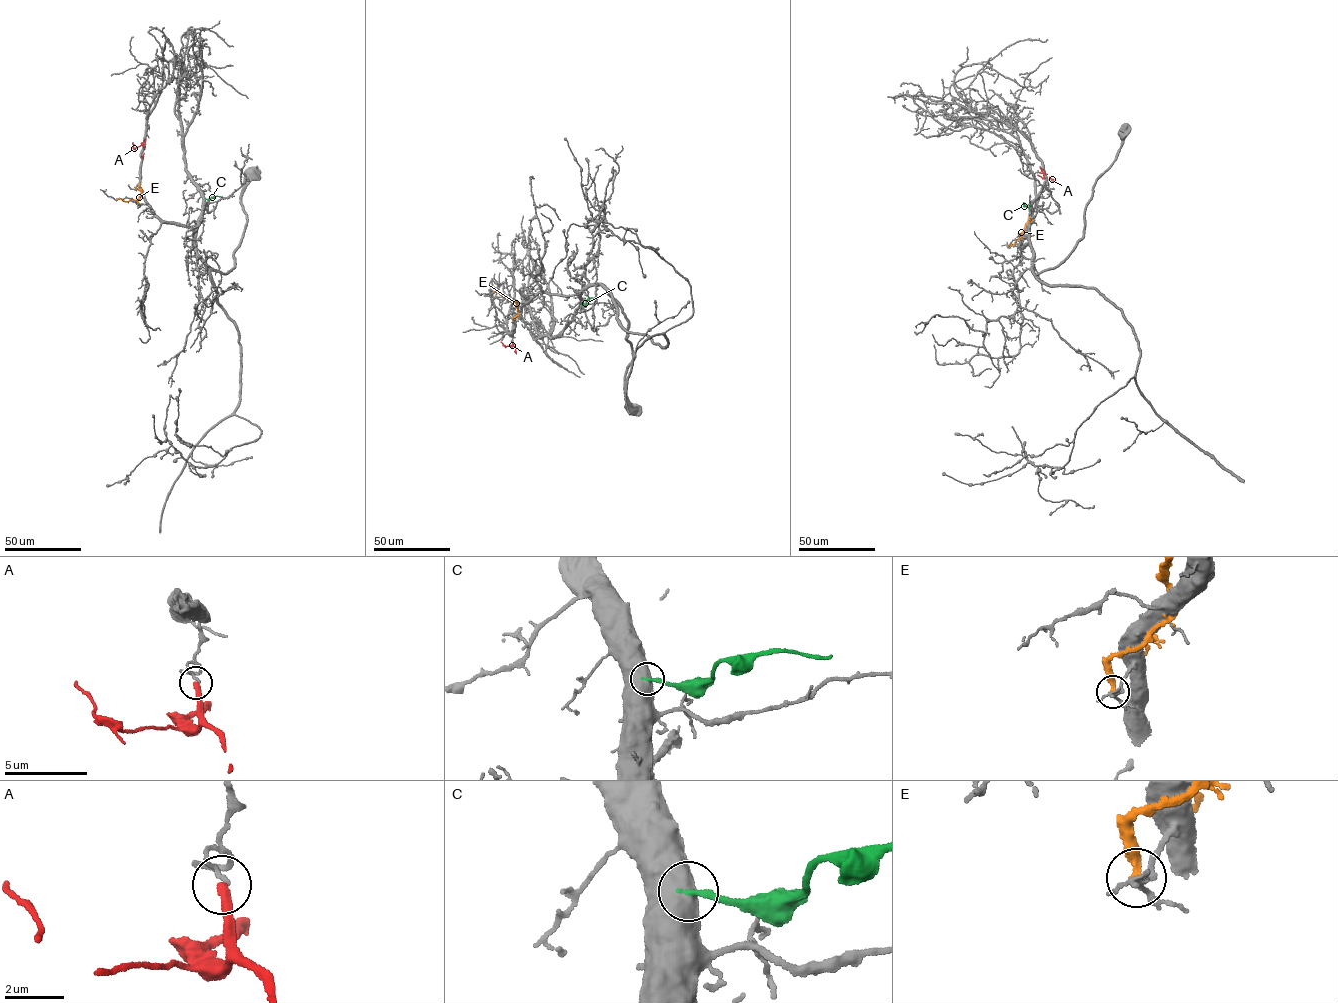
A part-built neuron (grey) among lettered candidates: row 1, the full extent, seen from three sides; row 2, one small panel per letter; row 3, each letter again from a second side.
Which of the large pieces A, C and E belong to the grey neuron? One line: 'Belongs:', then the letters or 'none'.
Belongs: none

